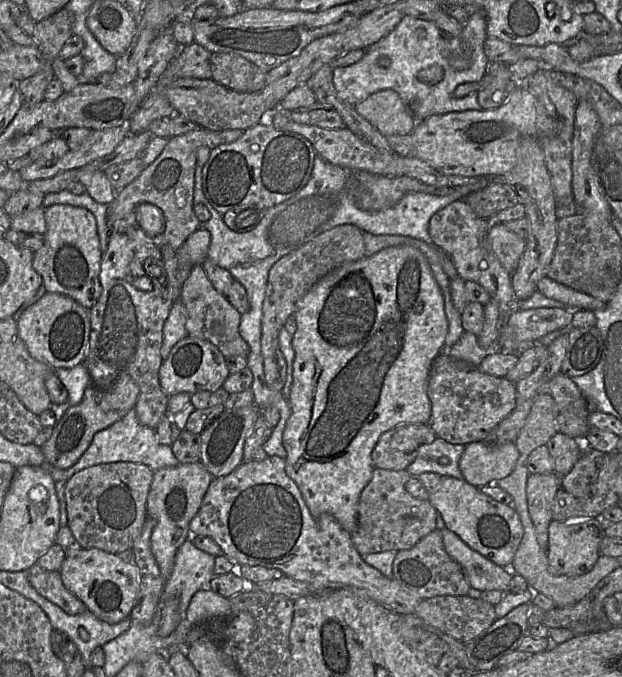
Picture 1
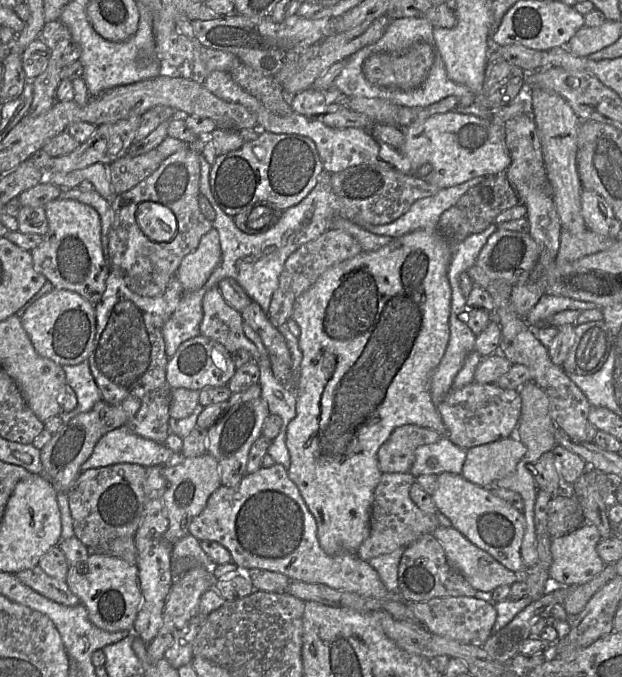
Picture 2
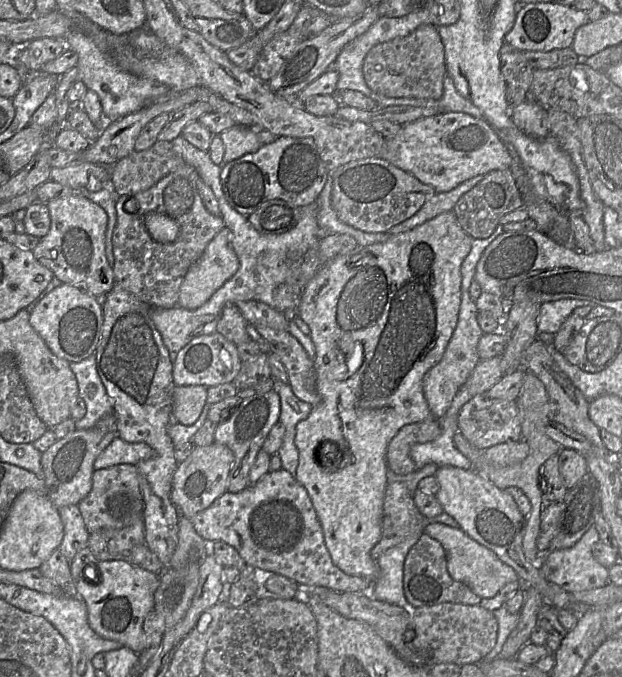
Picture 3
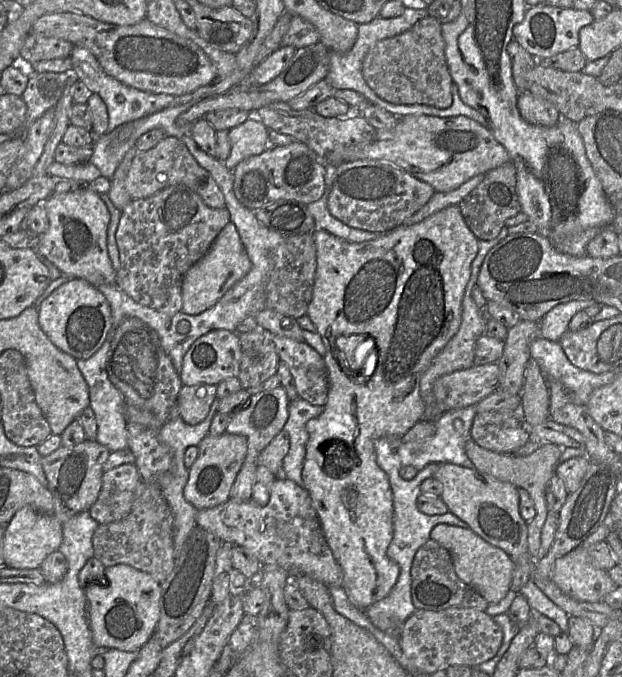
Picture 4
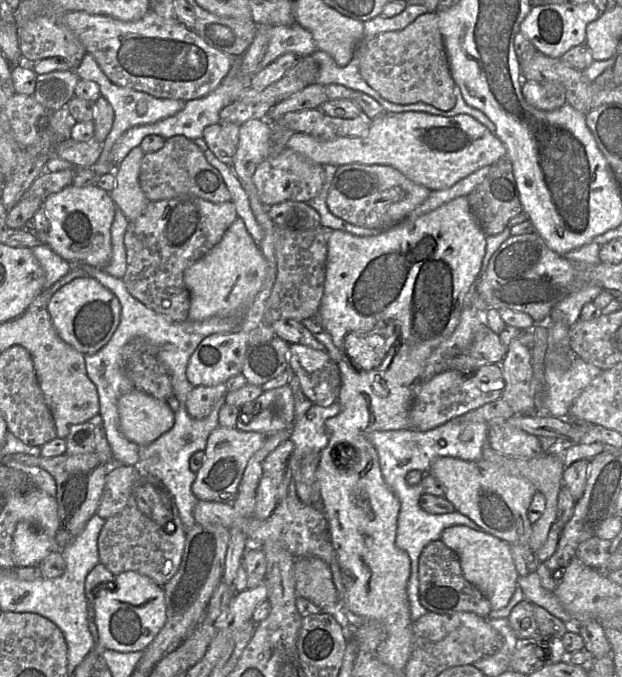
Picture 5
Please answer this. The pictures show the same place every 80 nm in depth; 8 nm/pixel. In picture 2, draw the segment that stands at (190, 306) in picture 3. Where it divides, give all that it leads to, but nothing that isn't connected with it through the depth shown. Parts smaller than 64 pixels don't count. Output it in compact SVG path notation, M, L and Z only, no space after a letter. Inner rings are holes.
M213 228L201 238L197 249L184 257L177 270L175 278L179 279L185 292L199 290L205 286L209 277L219 265L221 256L222 253L219 233Z

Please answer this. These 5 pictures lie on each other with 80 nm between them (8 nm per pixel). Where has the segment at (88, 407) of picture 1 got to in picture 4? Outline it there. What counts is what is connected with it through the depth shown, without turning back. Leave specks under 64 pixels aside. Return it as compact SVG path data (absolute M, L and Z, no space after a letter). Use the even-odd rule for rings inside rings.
M86 439L73 447L61 446L42 457L41 463L52 494L54 515L63 524L74 515L88 511L98 498L102 487L103 464L110 451L96 440Z

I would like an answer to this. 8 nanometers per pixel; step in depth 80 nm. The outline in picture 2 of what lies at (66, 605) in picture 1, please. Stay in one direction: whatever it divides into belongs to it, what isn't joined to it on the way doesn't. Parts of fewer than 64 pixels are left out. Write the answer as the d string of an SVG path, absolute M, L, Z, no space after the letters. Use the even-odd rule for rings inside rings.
M39 565L16 574L24 585L37 593L65 606L75 606L79 598L69 589L65 581L47 575Z

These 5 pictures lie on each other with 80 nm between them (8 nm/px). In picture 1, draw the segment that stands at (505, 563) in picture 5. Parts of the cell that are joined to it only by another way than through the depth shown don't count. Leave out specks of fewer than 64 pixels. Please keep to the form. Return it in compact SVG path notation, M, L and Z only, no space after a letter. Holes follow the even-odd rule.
M449 529L441 530L442 541L448 555L461 567L470 587L478 591L500 590L509 592L512 575L509 567L501 567L472 550Z

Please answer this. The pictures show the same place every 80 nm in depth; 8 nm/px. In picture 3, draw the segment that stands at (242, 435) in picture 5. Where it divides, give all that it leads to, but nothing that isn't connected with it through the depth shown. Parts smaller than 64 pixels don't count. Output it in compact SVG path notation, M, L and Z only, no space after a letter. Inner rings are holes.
M213 442L207 446L194 447L192 453L183 462L178 463L173 475L170 498L179 514L192 519L227 492L233 460L232 450L225 445Z

